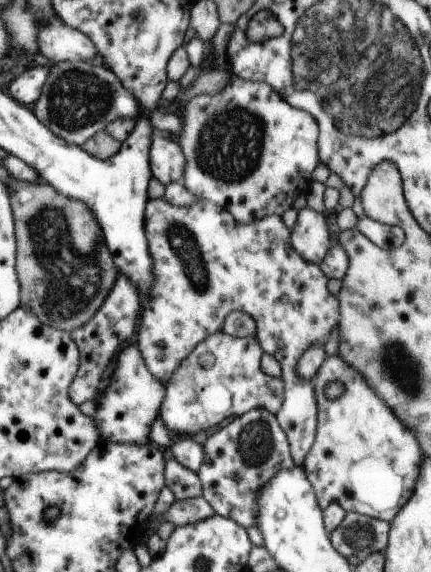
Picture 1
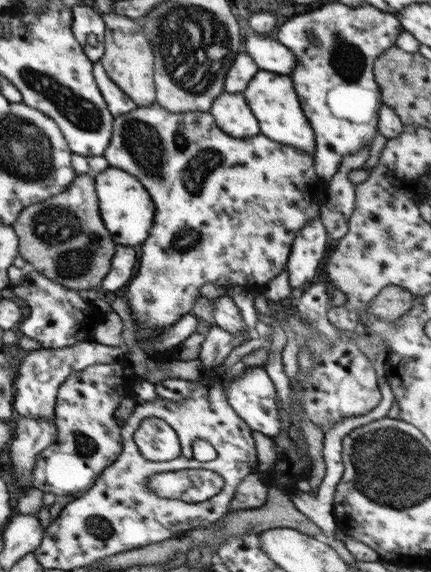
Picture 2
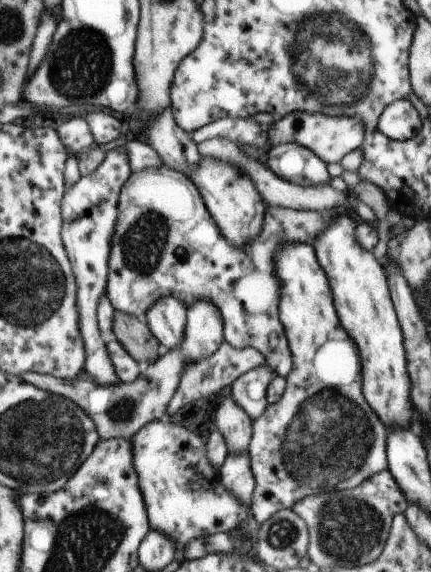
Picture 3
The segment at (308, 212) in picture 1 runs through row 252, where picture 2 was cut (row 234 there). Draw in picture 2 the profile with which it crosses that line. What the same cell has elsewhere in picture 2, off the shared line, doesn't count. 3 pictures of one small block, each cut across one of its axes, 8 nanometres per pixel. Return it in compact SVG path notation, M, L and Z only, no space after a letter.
M321 218L305 223L301 231L297 231L291 243L290 253L284 266L287 271L288 285L292 289L303 289L315 276L315 268L325 256L327 233Z

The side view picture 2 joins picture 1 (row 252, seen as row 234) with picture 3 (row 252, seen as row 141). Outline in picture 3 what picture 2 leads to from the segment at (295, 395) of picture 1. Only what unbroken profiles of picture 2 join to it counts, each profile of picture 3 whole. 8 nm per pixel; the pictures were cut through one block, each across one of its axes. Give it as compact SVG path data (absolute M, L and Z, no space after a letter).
M165 167L144 168L133 172L121 185L117 204L116 220L111 240L109 240L108 273L105 296L113 310L134 316L145 323L145 312L153 302L173 296L185 308L195 300L207 300L219 311L225 341L233 348L253 347L261 352L273 375L285 378L291 370L292 360L283 326L277 316L277 304L281 284L274 276L273 254L285 244L313 244L321 230L334 216L353 215L352 201L345 206L319 211L296 211L266 205L263 224L257 238L241 248L231 246L219 232L203 204L201 195L186 175Z

